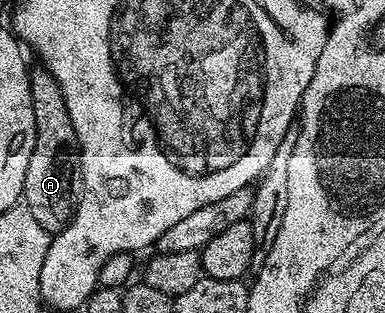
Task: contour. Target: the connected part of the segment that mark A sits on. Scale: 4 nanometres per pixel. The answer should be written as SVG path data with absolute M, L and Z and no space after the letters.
M37 69L30 75L30 101L34 105L34 129L36 130L36 144L34 153L30 153L30 165L26 165L26 181L22 196L23 206L34 213L34 221L42 225L49 233L65 231L76 216L76 207L80 204L84 190L84 180L80 177L80 152L78 137L74 133L74 121L70 121L70 113L66 109L66 97L62 97L62 89L58 81L50 72Z

